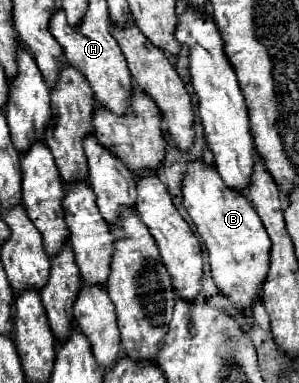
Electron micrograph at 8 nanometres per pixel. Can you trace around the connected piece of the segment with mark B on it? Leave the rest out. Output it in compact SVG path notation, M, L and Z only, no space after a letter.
M205 162L189 164L183 180L183 204L207 246L211 278L217 290L227 296L237 310L251 308L257 300L261 300L261 284L265 284L269 270L271 248L269 234L265 232L255 208L245 196L229 190L221 182L215 168L207 166Z

